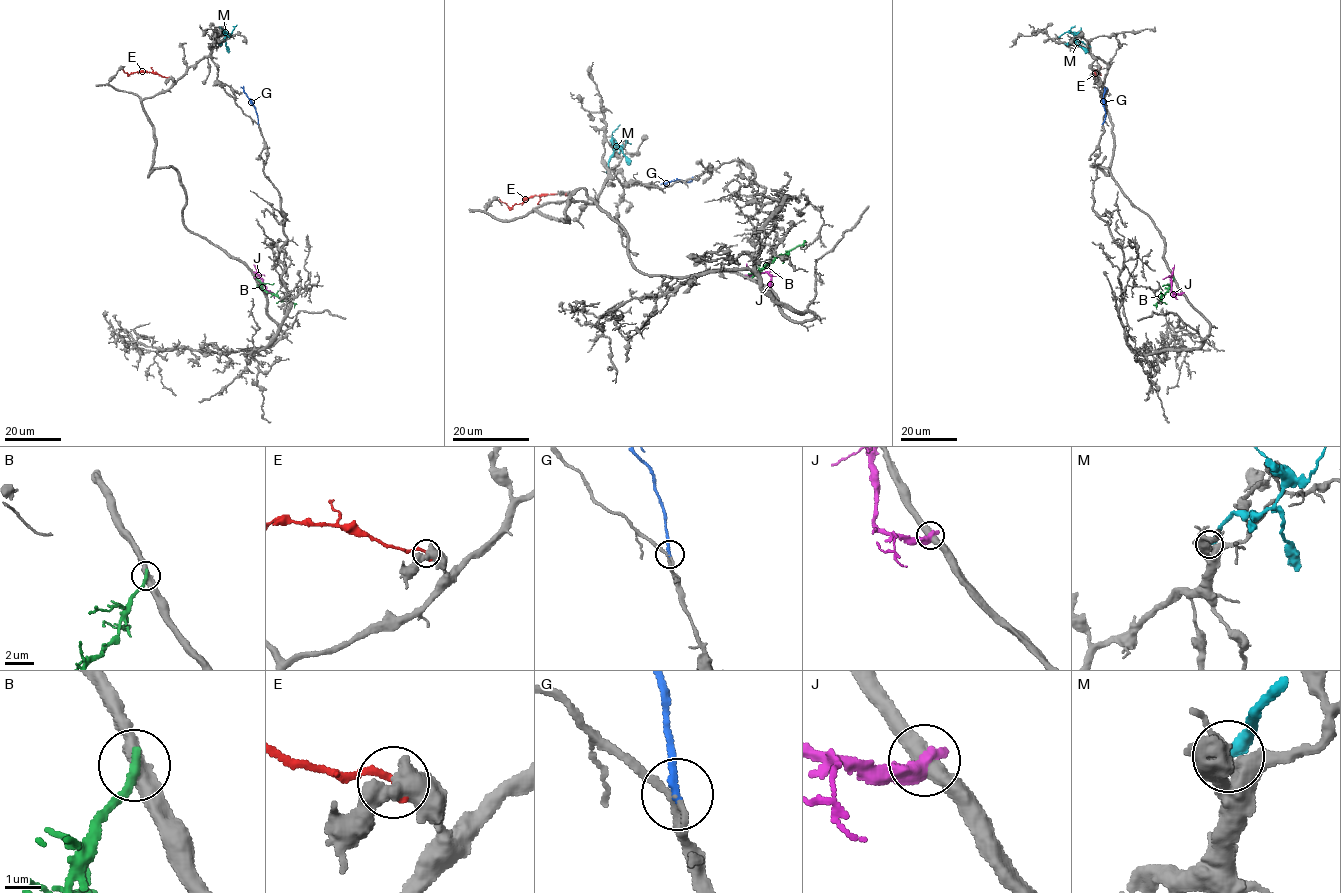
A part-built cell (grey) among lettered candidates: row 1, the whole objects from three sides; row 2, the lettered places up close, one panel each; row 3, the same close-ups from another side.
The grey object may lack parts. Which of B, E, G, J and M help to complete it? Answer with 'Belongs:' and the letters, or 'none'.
Belongs: G

